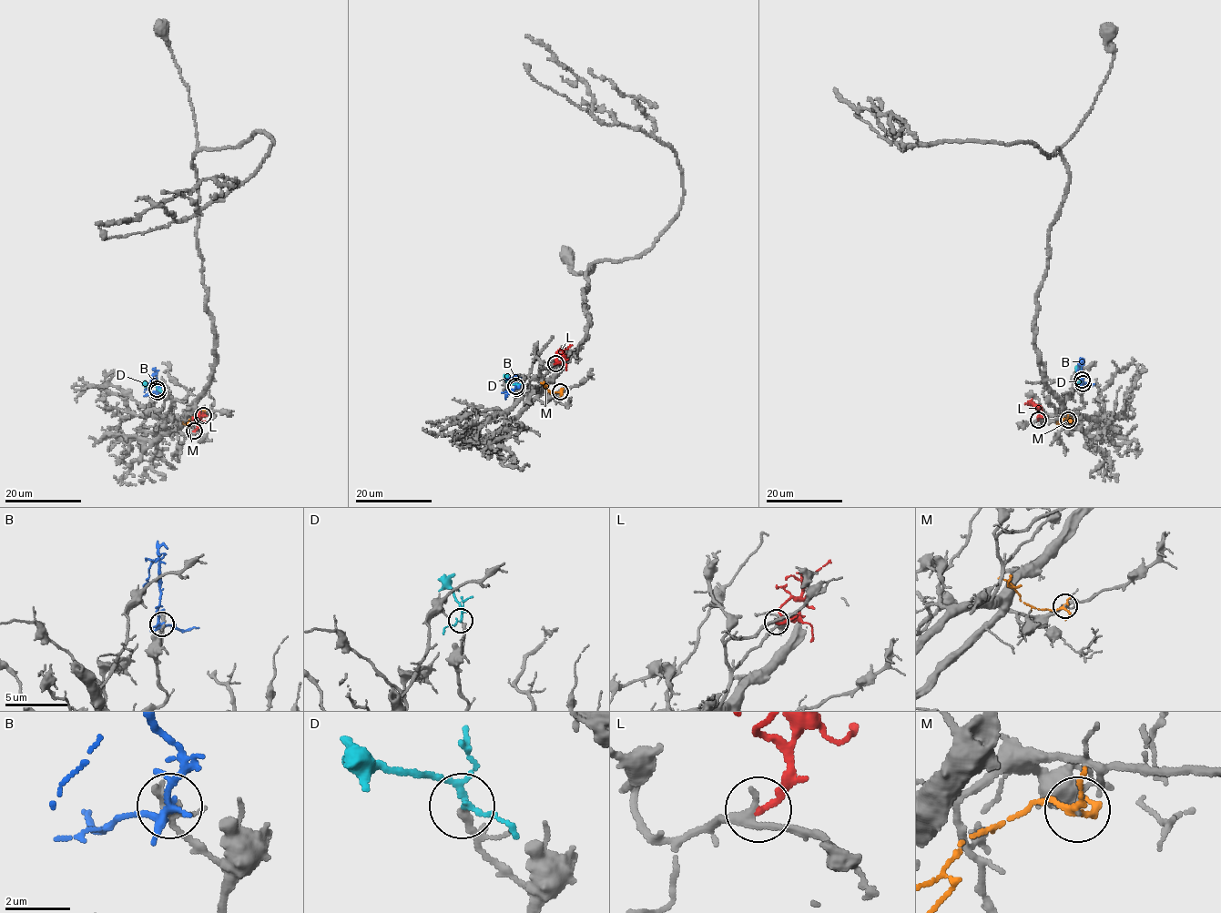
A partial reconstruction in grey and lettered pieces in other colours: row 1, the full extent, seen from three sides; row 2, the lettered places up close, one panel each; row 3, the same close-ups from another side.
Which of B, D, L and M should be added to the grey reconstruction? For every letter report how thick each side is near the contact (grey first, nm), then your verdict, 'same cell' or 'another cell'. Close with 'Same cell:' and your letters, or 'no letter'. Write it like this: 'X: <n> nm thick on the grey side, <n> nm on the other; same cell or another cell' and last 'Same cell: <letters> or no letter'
B: 360 nm thick on the grey side, 220 nm on the other; another cell
D: 280 nm thick on the grey side, 140 nm on the other; same cell
L: 240 nm thick on the grey side, 200 nm on the other; another cell
M: 120 nm thick on the grey side, 170 nm on the other; another cell
Same cell: D

